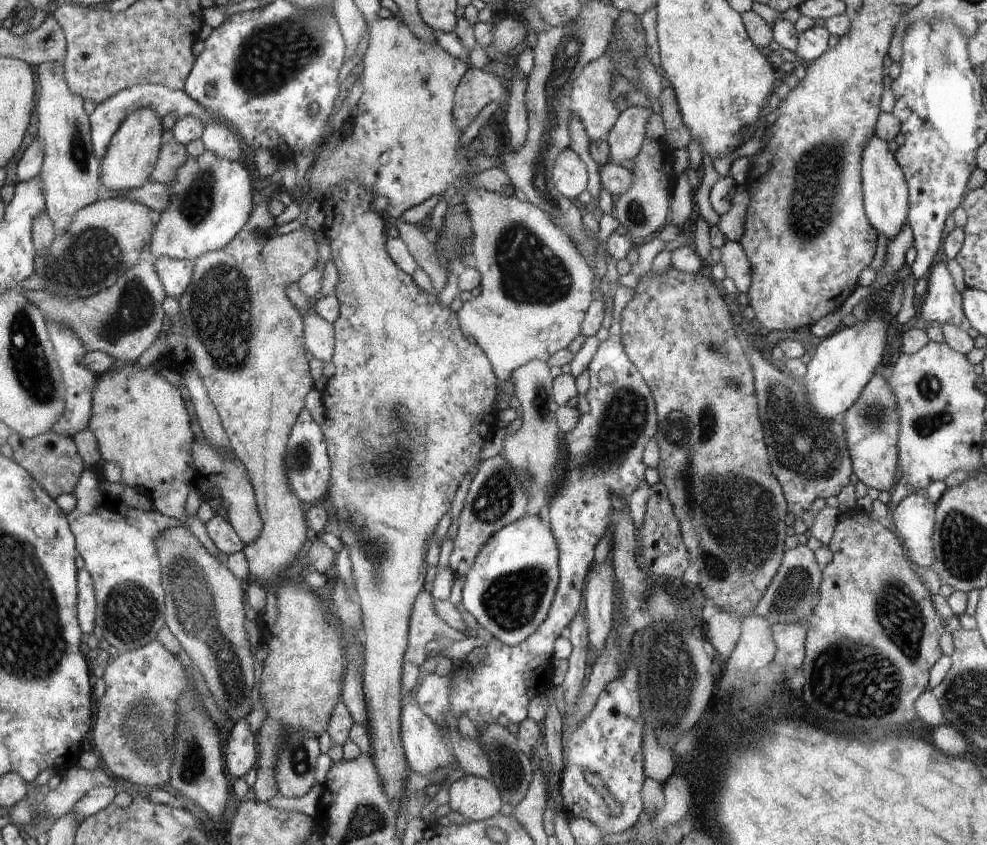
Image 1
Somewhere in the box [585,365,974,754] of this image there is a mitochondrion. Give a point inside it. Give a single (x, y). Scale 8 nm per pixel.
(857, 689)

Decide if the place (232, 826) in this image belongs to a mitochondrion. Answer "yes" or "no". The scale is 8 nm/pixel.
no

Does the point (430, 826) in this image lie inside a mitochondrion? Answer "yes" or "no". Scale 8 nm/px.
no

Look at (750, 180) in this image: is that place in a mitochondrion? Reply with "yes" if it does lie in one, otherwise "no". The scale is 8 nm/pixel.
no

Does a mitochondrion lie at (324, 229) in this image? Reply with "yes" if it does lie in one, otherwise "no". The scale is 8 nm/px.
no

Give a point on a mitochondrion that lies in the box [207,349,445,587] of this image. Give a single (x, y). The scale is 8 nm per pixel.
(400, 426)

